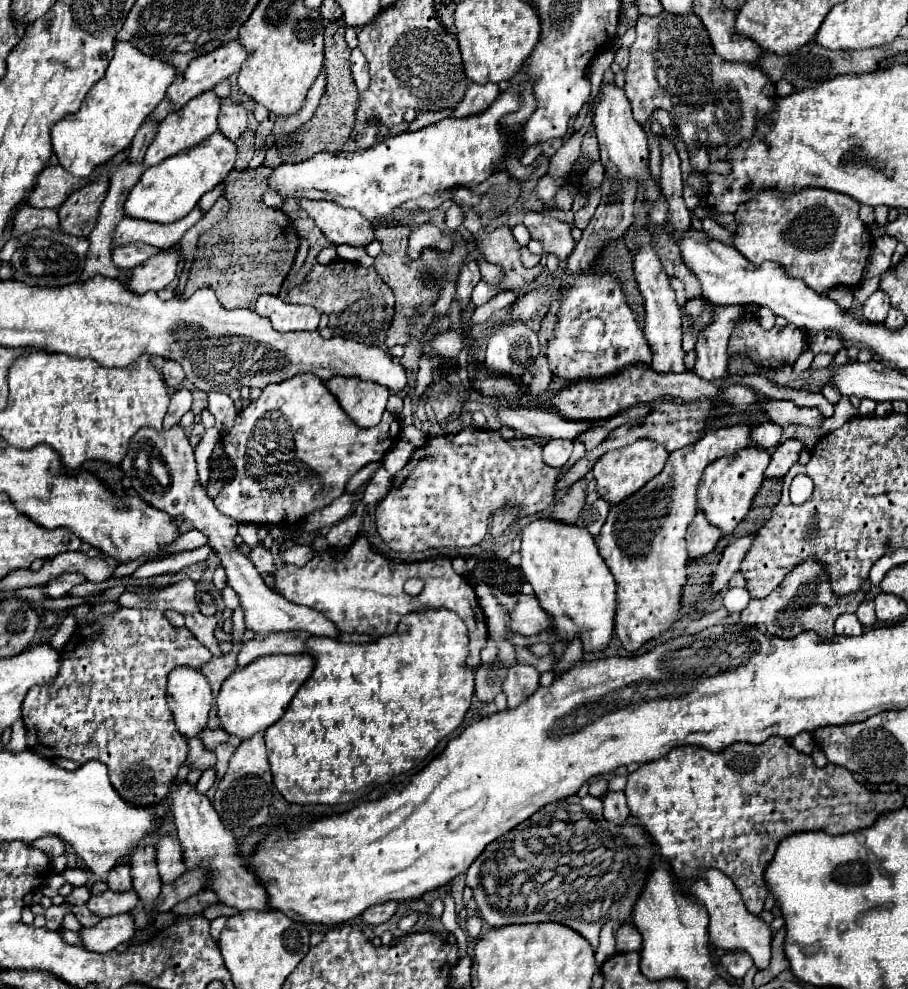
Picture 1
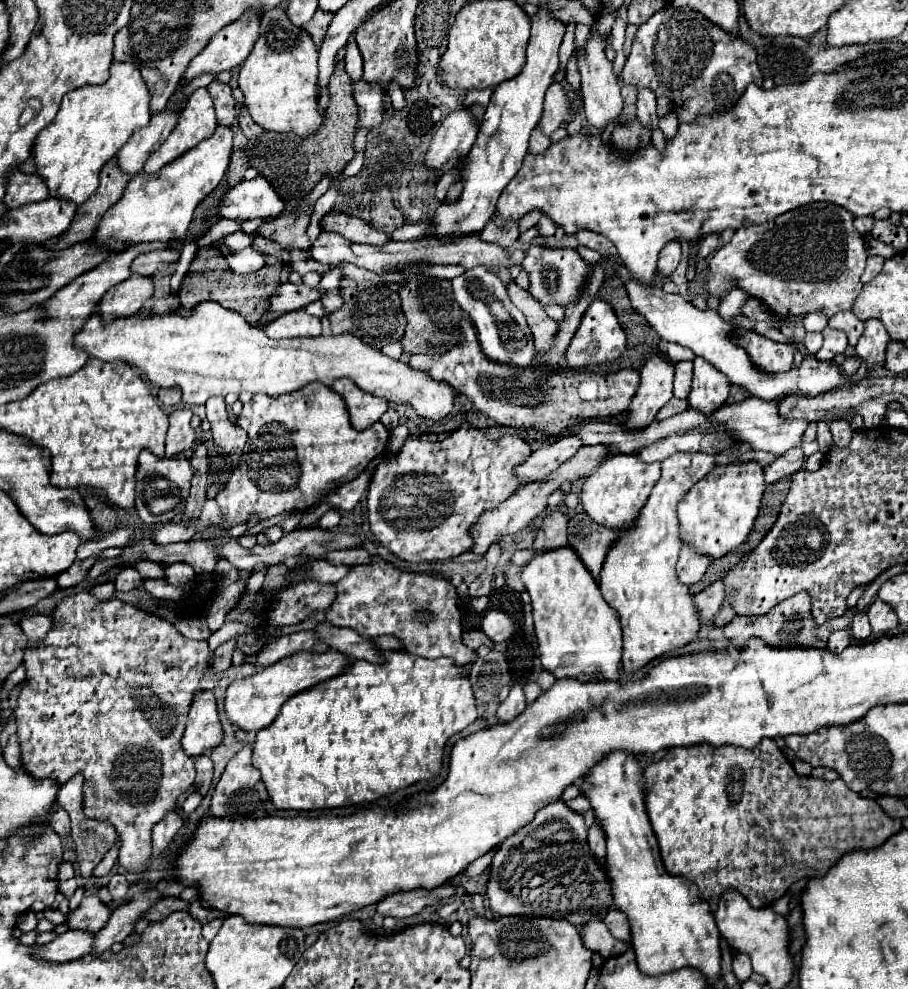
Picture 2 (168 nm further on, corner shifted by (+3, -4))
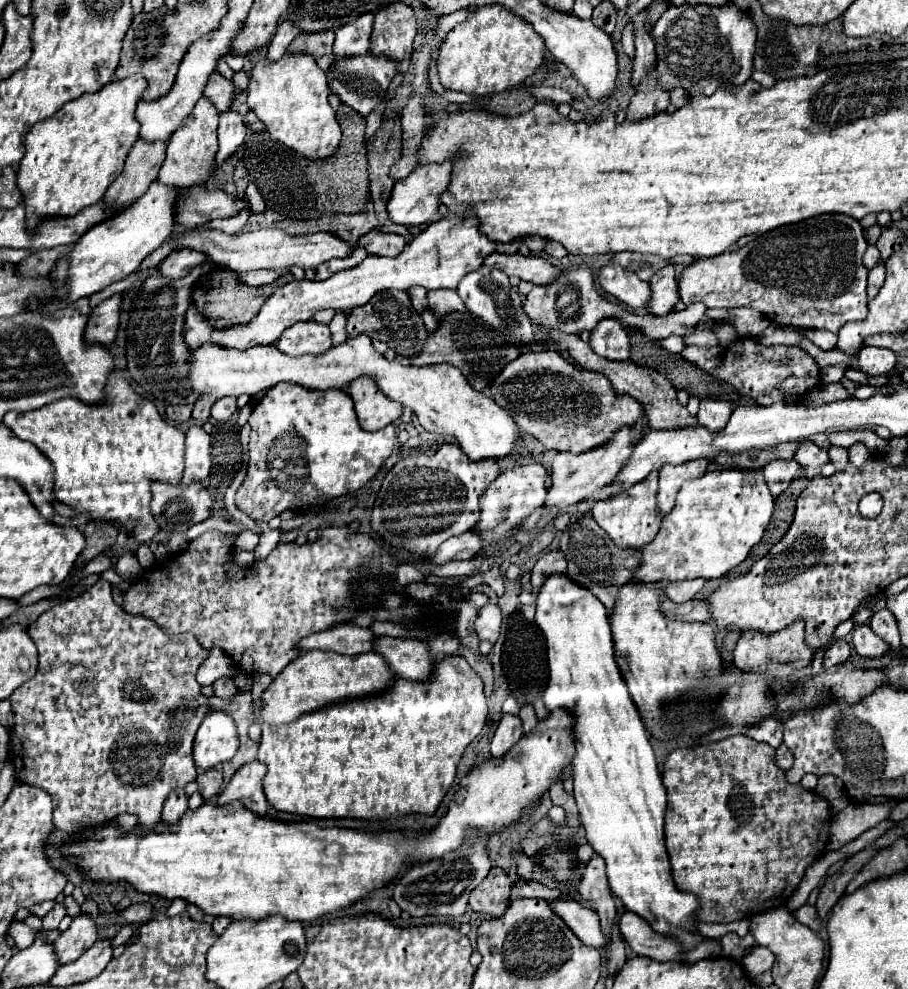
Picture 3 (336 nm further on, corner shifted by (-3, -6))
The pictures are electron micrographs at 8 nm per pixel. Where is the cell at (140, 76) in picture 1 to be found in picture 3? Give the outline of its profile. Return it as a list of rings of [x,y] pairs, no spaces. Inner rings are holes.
[[[141,75],[111,81],[97,93],[69,101],[53,117],[31,127],[25,135],[25,157],[17,171],[27,231],[33,233],[41,219],[73,217],[103,199],[107,187],[123,171],[125,155],[139,139],[135,107],[145,87],[147,81]]]

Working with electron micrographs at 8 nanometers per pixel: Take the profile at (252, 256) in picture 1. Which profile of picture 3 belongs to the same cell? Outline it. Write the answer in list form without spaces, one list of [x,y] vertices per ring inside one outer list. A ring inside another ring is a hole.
[[[215,269],[209,275],[209,279],[197,281],[191,301],[215,327],[231,327],[231,325],[239,325],[239,323],[249,323],[259,313],[259,309],[263,307],[267,297],[271,295],[271,289],[273,289],[273,285],[247,287],[237,281],[237,273],[227,271],[227,269]]]

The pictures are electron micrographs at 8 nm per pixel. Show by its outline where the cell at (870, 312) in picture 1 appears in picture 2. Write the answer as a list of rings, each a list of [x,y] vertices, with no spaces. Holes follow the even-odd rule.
[[[867,319],[865,331],[859,337],[859,343],[855,345],[855,353],[869,365],[883,365],[887,341],[889,341],[889,333],[885,331],[883,323],[877,319]]]

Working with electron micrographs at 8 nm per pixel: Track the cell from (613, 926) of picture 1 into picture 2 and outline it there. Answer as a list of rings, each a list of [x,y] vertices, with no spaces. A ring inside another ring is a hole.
[[[611,909],[605,915],[603,923],[609,927],[609,931],[611,931],[613,937],[621,937],[621,939],[629,941],[629,921],[627,921],[627,917],[619,909]]]

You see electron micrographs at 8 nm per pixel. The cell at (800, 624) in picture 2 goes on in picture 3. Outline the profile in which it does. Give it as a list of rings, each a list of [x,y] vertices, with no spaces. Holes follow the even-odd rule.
[[[793,623],[791,627],[785,627],[783,631],[779,631],[777,635],[759,635],[757,631],[747,631],[739,637],[739,643],[733,651],[733,661],[735,667],[741,671],[759,671],[771,677],[787,677],[803,667],[807,667],[813,659],[813,651],[805,645],[803,639],[803,623]]]

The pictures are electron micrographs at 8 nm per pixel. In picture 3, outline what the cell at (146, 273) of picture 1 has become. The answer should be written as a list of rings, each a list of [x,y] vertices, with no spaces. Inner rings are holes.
[[[113,295],[107,301],[101,301],[89,315],[87,327],[85,327],[85,343],[87,345],[103,345],[107,347],[117,333],[119,327],[119,307],[121,307],[121,295]]]

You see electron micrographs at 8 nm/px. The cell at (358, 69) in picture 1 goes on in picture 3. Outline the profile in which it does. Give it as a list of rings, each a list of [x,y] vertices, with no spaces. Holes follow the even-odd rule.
[[[373,13],[361,15],[355,23],[349,23],[347,27],[341,27],[335,31],[335,45],[333,53],[339,57],[351,57],[351,55],[365,55],[369,51],[371,31],[373,31]]]

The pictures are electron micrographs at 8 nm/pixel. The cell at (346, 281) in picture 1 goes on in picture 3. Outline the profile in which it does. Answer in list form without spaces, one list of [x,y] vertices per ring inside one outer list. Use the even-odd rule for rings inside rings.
[[[381,291],[379,295],[375,295],[375,299],[371,299],[371,303],[357,307],[355,315],[347,319],[347,335],[351,339],[357,335],[367,335],[371,339],[387,343],[399,357],[413,359],[423,349],[427,329],[423,325],[421,315],[411,307],[411,301],[407,299],[405,291]]]

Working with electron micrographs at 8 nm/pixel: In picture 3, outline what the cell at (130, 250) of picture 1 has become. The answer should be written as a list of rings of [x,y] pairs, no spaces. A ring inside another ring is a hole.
[[[181,249],[181,251],[173,251],[171,255],[167,255],[161,265],[157,267],[157,271],[163,277],[169,279],[179,279],[191,273],[191,269],[195,269],[197,265],[201,265],[207,259],[205,253],[201,251],[193,251],[193,249]]]

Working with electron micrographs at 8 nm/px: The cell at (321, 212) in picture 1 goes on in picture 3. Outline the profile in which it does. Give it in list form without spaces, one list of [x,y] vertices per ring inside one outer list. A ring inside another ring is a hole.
[[[379,231],[363,235],[359,243],[367,249],[369,255],[379,255],[379,257],[397,257],[405,247],[405,239],[401,235],[379,233]]]

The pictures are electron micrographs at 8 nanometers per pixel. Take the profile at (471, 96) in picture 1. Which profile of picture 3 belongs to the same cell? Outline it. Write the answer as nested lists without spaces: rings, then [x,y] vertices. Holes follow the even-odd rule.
[[[431,163],[427,167],[417,167],[403,181],[395,183],[393,193],[389,197],[389,203],[387,203],[389,219],[393,223],[405,225],[405,227],[415,227],[415,225],[429,223],[431,217],[435,215],[437,207],[439,207],[439,193],[443,191],[443,187],[447,187],[449,177],[451,177],[451,163],[441,163],[441,165]]]

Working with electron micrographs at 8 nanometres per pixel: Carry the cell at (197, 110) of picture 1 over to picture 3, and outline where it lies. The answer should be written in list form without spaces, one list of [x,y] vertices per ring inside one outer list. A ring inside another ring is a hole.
[[[199,99],[195,103],[195,109],[185,119],[181,127],[175,129],[175,133],[169,139],[167,145],[167,157],[159,171],[159,183],[169,187],[191,187],[191,185],[203,185],[215,169],[215,153],[217,153],[217,111],[215,105],[207,99]]]

